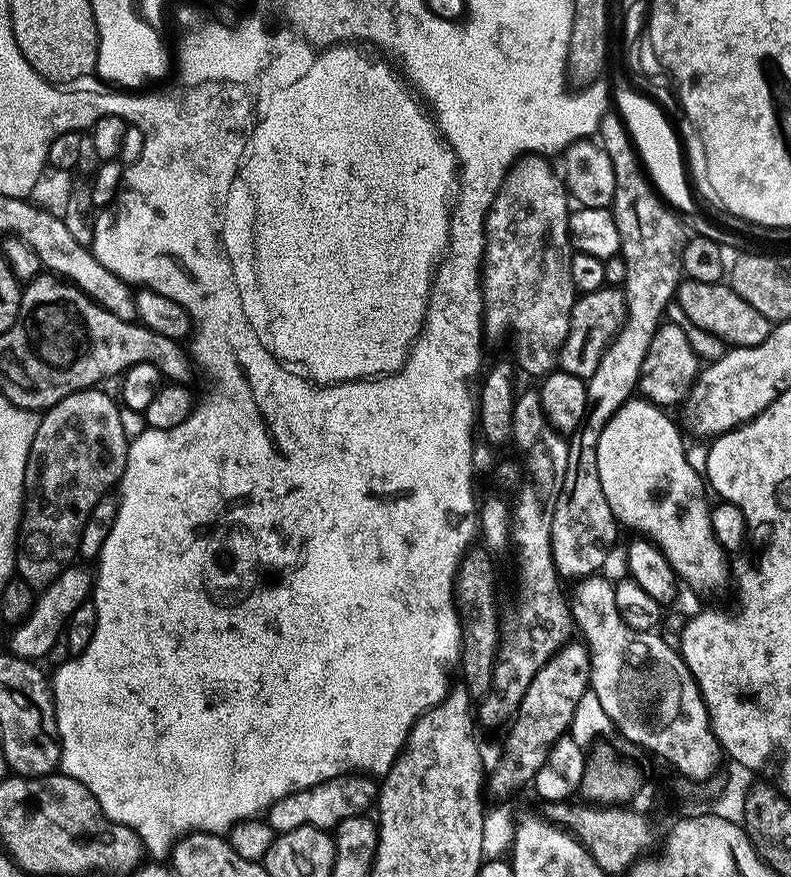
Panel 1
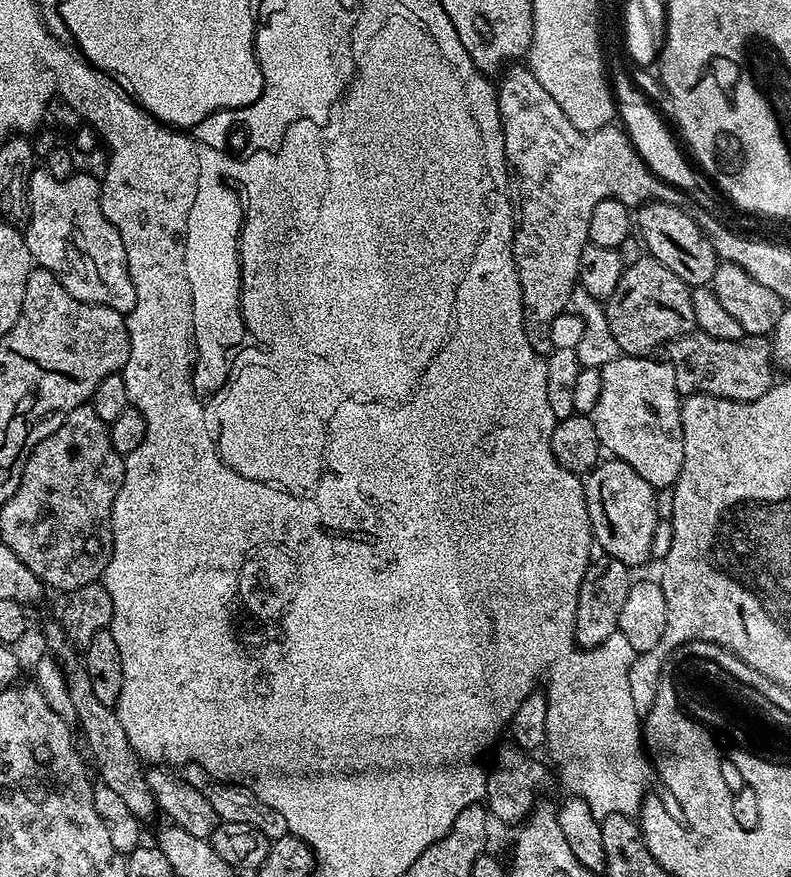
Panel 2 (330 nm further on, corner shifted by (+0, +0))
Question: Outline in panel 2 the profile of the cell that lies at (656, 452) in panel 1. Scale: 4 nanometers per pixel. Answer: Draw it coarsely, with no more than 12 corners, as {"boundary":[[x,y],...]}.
{"boundary":[[664,358],[601,368],[590,415],[605,453],[668,490],[684,461]]}

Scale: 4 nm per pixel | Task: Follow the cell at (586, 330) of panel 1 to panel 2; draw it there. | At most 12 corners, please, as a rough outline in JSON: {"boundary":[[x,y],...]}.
{"boundary":[[645,255],[604,313],[625,356],[696,328],[692,288]]}

